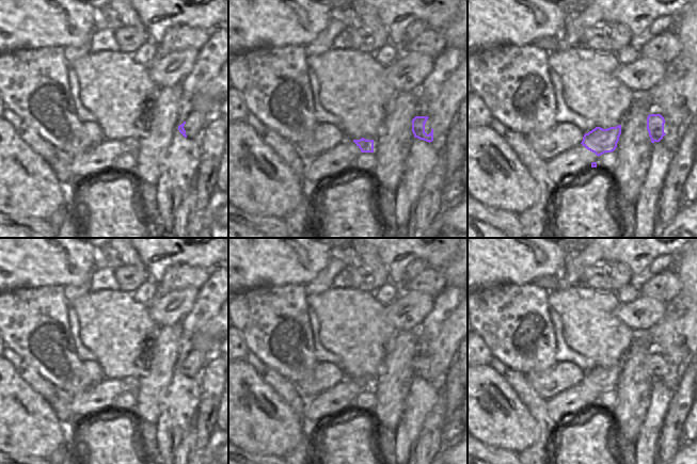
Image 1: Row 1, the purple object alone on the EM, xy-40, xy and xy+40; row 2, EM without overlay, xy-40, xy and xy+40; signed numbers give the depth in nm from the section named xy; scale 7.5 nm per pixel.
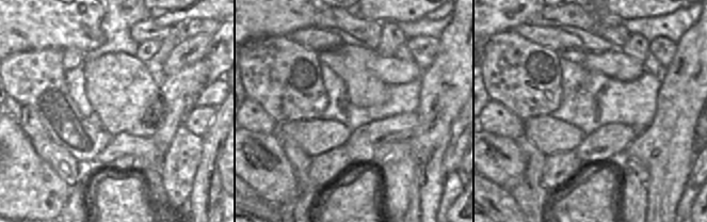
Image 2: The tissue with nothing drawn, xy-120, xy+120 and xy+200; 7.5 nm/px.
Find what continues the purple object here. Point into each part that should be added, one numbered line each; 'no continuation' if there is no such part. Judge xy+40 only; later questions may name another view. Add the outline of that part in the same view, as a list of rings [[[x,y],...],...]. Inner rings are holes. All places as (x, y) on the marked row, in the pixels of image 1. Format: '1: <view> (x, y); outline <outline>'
1: xy+40 (589, 84); outline [[[576,45],[549,52],[546,62],[549,69],[561,79],[564,100],[570,110],[603,129],[622,124],[632,105],[633,92],[617,79],[619,62],[616,53],[597,52],[585,45]]]

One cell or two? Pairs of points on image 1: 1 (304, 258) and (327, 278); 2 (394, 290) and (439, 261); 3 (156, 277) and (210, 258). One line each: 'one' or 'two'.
1: two
2: two
3: one

